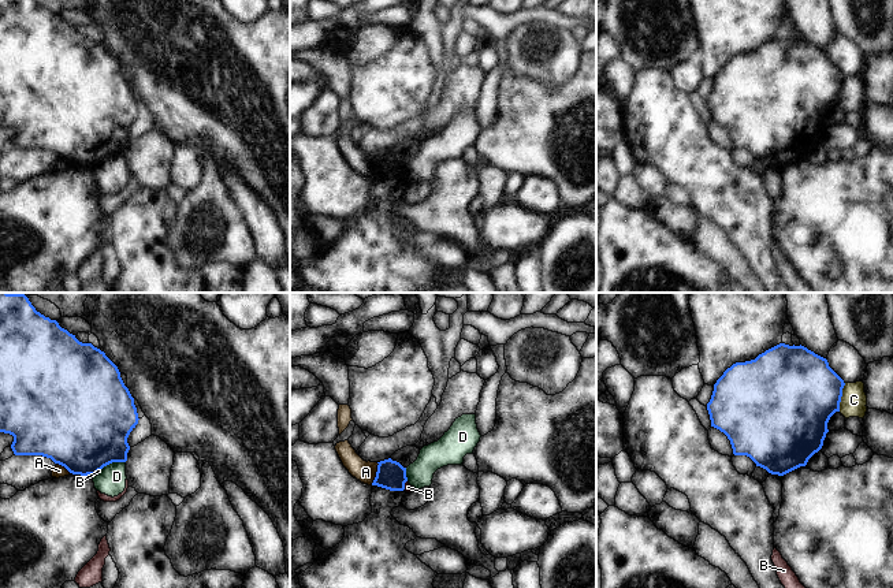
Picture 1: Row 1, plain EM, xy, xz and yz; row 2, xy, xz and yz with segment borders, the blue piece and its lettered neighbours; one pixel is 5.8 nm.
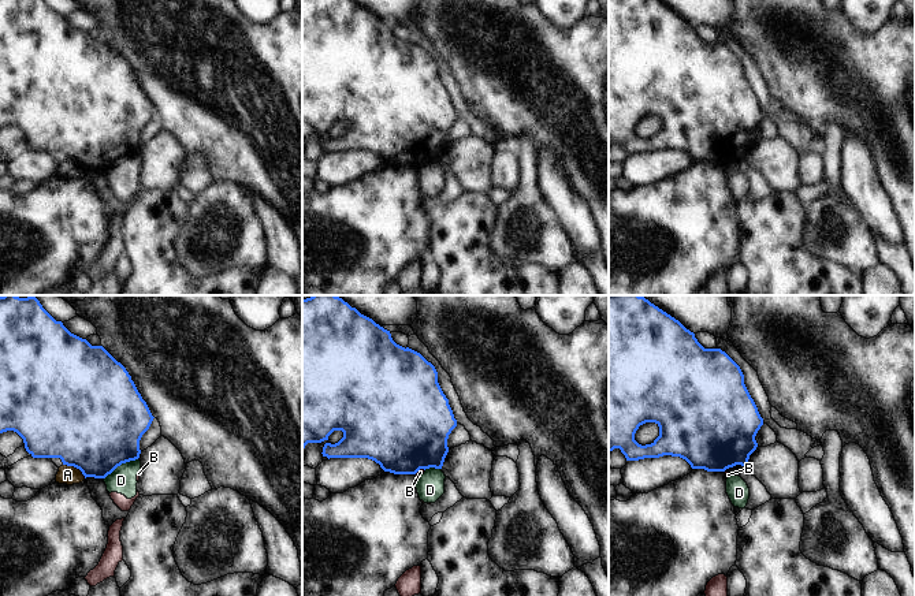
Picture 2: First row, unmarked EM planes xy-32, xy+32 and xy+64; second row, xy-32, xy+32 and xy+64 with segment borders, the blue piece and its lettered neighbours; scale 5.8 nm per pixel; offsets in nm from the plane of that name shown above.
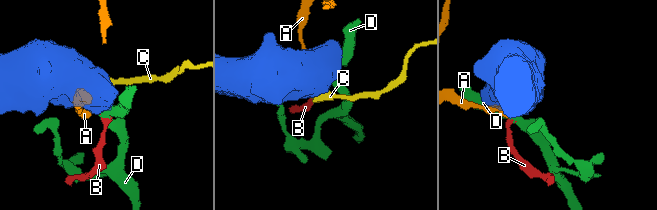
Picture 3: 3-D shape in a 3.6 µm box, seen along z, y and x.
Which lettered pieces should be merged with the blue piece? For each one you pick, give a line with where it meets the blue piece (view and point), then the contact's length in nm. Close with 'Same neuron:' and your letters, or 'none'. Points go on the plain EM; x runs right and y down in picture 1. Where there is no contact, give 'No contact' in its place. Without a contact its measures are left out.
Same neuron: none.

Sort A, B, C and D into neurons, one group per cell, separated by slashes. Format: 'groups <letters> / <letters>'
groups A / B D / C

